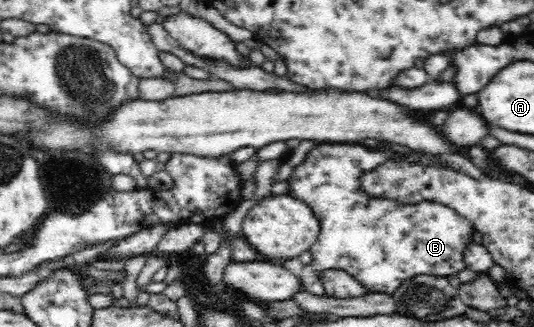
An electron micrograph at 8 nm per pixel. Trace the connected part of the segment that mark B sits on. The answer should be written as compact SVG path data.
M331 142L317 143L309 151L306 158L295 167L291 177L288 179L290 187L289 194L307 205L318 217L321 231L317 241L310 249L312 260L299 273L300 287L307 293L324 297L325 290L320 273L326 269L340 269L352 275L369 292L392 294L405 280L410 280L416 275L436 275L437 277L449 277L457 275L459 271L466 268L463 261L463 252L472 240L475 231L472 223L459 215L454 209L445 207L437 201L420 201L417 205L400 204L393 199L382 197L371 197L360 190L359 179L363 173L373 171L388 160L391 156L403 158L409 162L431 165L432 167L445 168L442 163L434 161L432 157L412 153L392 153L389 150L368 149L360 143L335 144Z

